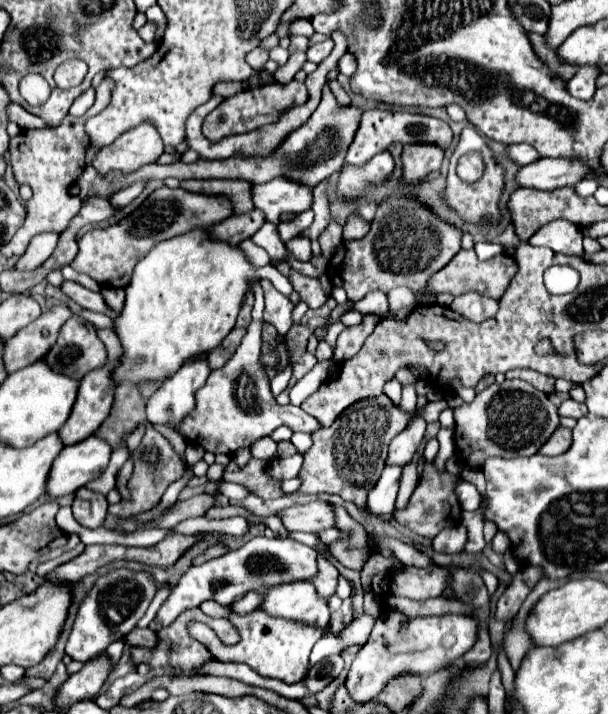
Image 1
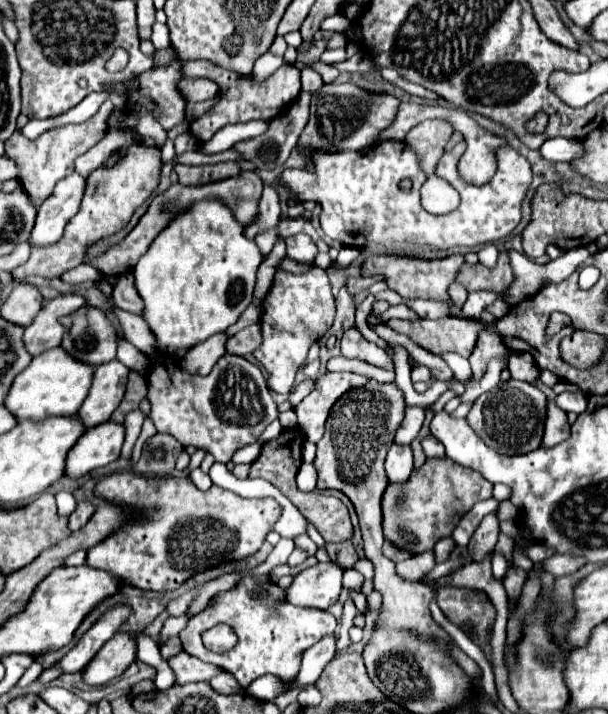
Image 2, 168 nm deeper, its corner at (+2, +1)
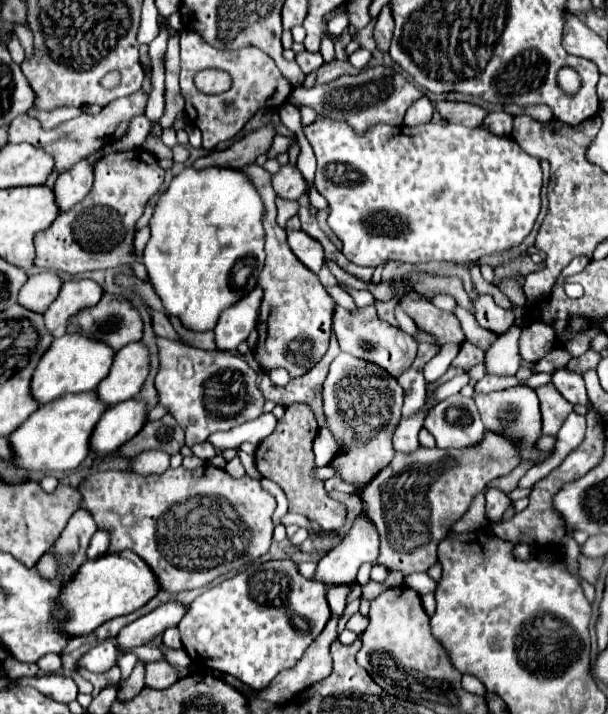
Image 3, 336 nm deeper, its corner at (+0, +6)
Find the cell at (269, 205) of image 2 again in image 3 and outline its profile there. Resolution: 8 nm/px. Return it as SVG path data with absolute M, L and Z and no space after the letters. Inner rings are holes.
M286 164L272 178L272 184L274 184L276 196L286 198L286 200L296 200L302 194L306 194L306 180L304 180L302 172L296 166L292 166L292 164Z

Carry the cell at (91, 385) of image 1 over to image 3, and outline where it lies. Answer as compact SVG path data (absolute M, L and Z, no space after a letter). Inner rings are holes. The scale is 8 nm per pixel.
M134 342L116 352L112 370L98 386L100 400L108 406L136 398L150 372L150 354L144 342Z

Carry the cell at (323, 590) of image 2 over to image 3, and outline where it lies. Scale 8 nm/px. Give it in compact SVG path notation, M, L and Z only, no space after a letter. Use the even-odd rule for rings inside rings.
M362 512L356 516L356 522L354 526L348 530L348 534L340 540L340 544L336 544L336 548L332 548L320 562L318 562L318 570L316 570L316 578L312 580L318 580L326 586L330 586L332 582L354 582L356 580L356 572L358 568L364 564L364 562L376 562L378 558L378 546L380 546L380 540L378 540L378 532L376 532L376 526L372 522L372 518L368 516L368 512Z

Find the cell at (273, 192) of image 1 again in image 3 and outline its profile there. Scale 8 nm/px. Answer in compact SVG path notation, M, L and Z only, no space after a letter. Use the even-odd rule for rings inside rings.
M316 120L312 126L305 126L303 132L311 147L313 148L317 169L320 174L316 176L314 184L320 190L320 194L328 200L329 215L327 218L328 225L342 240L342 254L358 264L358 266L380 266L386 260L400 260L400 262L430 262L430 260L438 260L438 262L458 262L458 264L476 264L480 258L484 256L492 256L492 254L500 254L506 252L510 248L516 248L524 242L524 238L532 232L534 222L538 218L540 212L540 190L542 190L542 166L540 160L526 154L518 142L512 136L496 136L492 132L488 132L486 128L466 128L462 124L438 124L438 122L428 122L422 126L416 126L414 130L400 124L400 126L390 126L390 124L374 124L370 126L366 132L358 134L348 122L334 122L334 120ZM327 155L334 155L334 166L330 170L330 166L324 166L324 158Z

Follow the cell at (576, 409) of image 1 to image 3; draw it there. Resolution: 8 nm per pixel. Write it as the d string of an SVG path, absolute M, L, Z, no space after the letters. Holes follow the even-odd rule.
M556 368L552 372L552 384L558 388L558 392L570 402L570 404L588 404L588 394L584 388L584 380L580 374L568 370L568 368Z

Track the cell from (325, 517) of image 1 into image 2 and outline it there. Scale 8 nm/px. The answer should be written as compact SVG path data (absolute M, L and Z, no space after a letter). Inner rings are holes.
M132 471L112 473L104 477L96 485L96 493L112 501L126 503L136 509L154 509L154 513L146 517L136 517L132 523L122 527L122 531L110 535L102 543L88 549L86 565L108 571L114 577L124 579L126 583L132 583L140 589L150 589L150 591L160 591L160 593L178 589L186 579L190 579L198 571L204 571L206 567L218 565L222 561L236 561L236 559L256 553L262 541L266 539L270 527L282 515L282 507L274 499L244 499L216 485L212 485L212 489L208 491L200 491L190 479L176 479L176 477L148 479Z

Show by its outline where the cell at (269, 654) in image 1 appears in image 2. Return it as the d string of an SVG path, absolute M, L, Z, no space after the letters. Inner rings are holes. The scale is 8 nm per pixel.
M266 577L260 579L244 579L240 581L232 591L218 593L216 603L212 607L206 607L198 615L190 619L186 629L180 633L184 651L206 661L212 665L222 667L224 671L232 673L242 687L248 687L254 679L272 673L286 681L296 679L302 655L306 649L310 649L314 643L318 643L328 633L334 633L336 619L328 611L314 611L314 609L302 609L294 607L284 601L284 589L270 583ZM218 623L228 623L234 627L238 635L238 643L234 649L226 653L212 653L202 645L200 633L204 627L214 627Z

